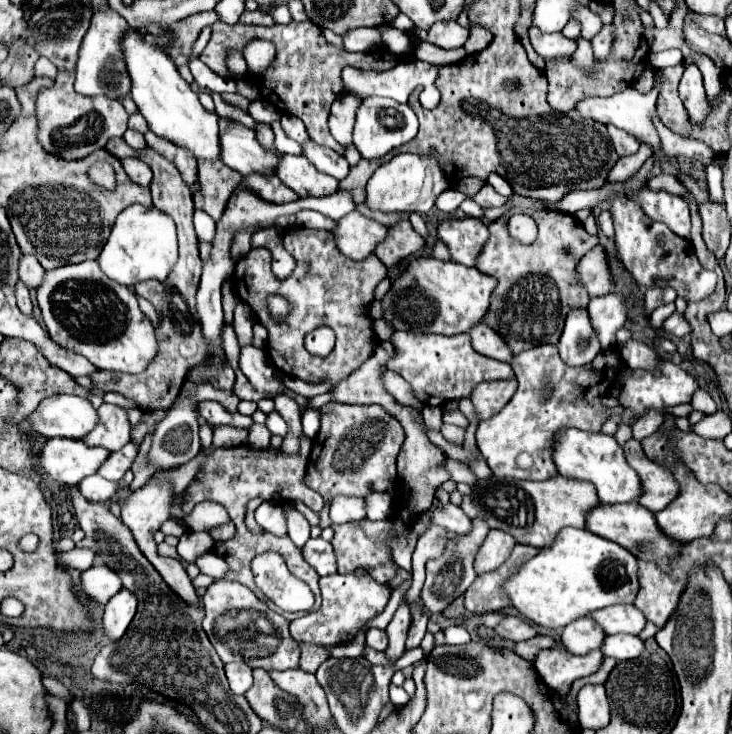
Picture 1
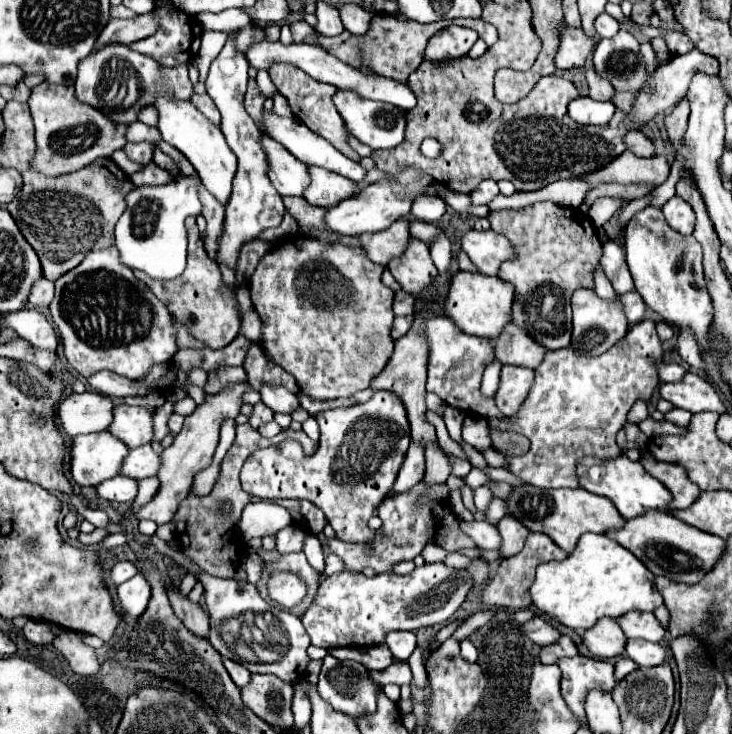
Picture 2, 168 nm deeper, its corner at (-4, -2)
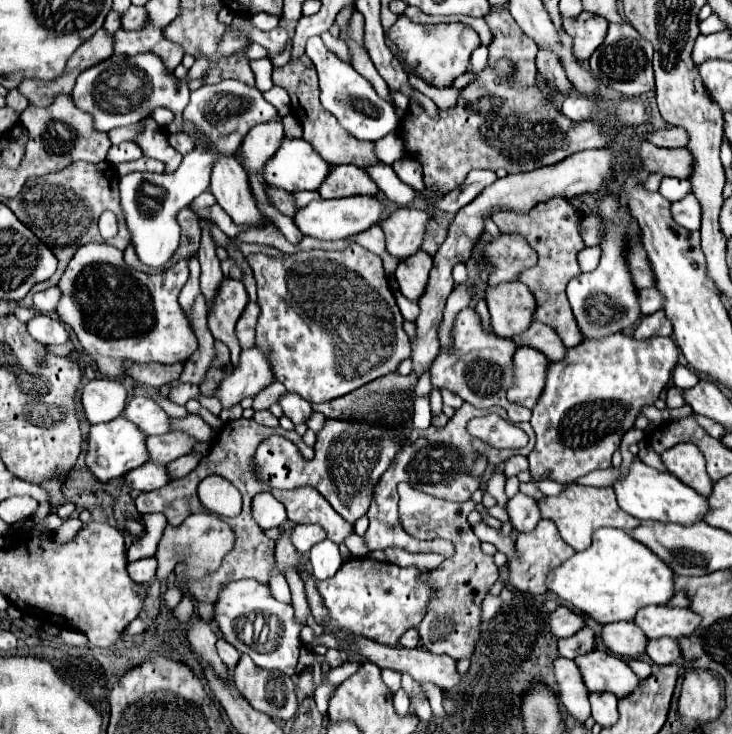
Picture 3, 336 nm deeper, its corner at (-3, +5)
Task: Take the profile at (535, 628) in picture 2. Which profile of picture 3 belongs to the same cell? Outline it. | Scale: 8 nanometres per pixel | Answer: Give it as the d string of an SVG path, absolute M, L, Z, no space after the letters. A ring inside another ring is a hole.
M559 605L551 615L549 615L549 627L553 637L571 637L573 633L577 633L579 627L583 627L585 621L581 615L569 611L567 607Z

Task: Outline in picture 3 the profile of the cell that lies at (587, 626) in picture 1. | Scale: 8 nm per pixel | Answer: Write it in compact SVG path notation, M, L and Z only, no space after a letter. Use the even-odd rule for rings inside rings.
M617 621L603 625L601 639L605 647L619 657L639 657L645 653L645 637L631 621Z

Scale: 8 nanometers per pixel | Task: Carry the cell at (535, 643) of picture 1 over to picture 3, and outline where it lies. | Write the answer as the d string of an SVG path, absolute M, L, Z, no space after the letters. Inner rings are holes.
M581 627L575 635L571 635L567 639L559 639L557 651L559 651L559 657L575 659L577 655L585 655L585 653L593 651L593 645L595 645L593 631L589 627Z

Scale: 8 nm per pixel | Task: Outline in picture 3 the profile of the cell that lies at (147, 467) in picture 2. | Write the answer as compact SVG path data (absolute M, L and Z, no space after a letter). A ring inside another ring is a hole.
M165 433L159 437L147 437L147 453L151 463L167 465L177 457L183 457L191 451L195 439L185 433Z

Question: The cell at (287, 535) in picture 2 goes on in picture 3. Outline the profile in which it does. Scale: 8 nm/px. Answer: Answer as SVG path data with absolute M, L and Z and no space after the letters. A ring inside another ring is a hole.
M297 525L297 529L291 529L291 533L293 547L301 553L307 553L315 541L325 539L325 531L319 525Z

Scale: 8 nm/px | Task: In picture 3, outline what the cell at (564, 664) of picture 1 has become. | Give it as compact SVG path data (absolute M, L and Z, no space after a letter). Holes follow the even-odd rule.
M591 651L575 657L575 665L583 675L583 683L589 691L611 691L617 697L629 695L639 677L625 665L623 659L605 651Z

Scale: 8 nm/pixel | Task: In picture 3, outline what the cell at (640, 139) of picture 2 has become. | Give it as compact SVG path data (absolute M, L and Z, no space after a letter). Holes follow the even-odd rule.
M671 127L671 129L657 129L645 135L645 139L657 147L685 147L685 131Z

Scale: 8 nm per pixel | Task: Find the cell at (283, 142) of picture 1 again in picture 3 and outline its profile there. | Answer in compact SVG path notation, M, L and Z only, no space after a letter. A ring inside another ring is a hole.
M265 57L265 59L259 59L259 61L251 61L251 69L255 73L255 81L257 81L257 89L259 91L269 91L273 87L273 81L271 81L271 61Z

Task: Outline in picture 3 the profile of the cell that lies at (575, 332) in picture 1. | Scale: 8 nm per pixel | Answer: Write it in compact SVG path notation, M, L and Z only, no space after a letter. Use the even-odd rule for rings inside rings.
M605 197L599 201L599 215L605 221L605 233L599 245L603 249L601 263L595 271L581 273L567 285L567 297L573 307L579 331L585 339L605 339L617 331L627 331L641 315L637 309L637 291L629 281L629 271L625 269L625 259L621 257L621 245L625 245L625 237L639 233L637 223L615 197Z

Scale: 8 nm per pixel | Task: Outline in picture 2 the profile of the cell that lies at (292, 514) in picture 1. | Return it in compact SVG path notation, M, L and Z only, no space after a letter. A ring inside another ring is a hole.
M308 534L306 544L304 544L304 554L306 554L310 566L314 566L314 570L318 570L320 574L324 574L324 566L326 566L324 560L326 560L326 556L324 556L324 552L322 552L322 546L320 546L318 536Z

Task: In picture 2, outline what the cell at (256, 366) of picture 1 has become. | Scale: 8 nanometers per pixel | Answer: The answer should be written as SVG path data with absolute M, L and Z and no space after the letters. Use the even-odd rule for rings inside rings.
M262 386L260 390L262 402L266 406L270 406L274 412L282 412L282 414L292 414L296 408L300 408L298 396L288 392L282 386Z

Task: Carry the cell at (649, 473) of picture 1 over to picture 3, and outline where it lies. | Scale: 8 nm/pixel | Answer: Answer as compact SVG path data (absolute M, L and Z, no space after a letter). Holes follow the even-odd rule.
M679 443L673 449L661 453L665 469L679 477L681 483L695 489L699 495L709 495L713 481L705 473L705 459L693 443Z

